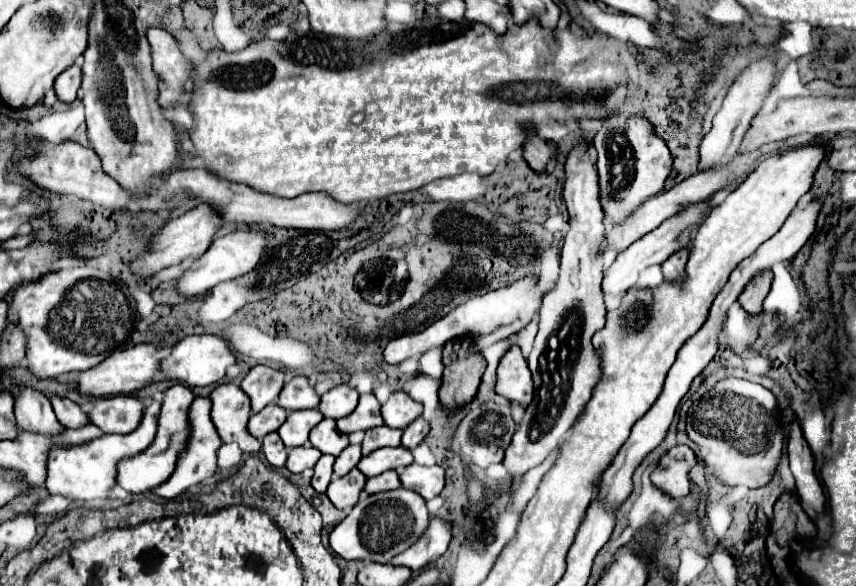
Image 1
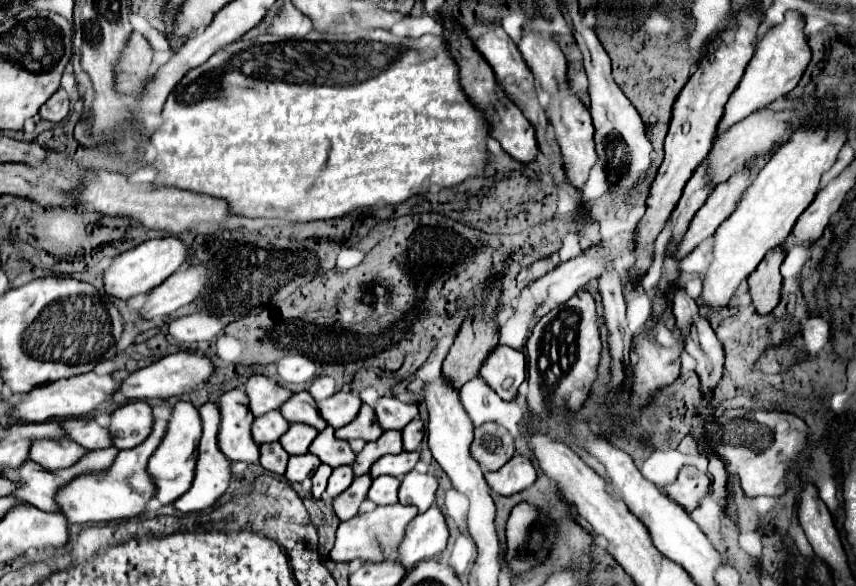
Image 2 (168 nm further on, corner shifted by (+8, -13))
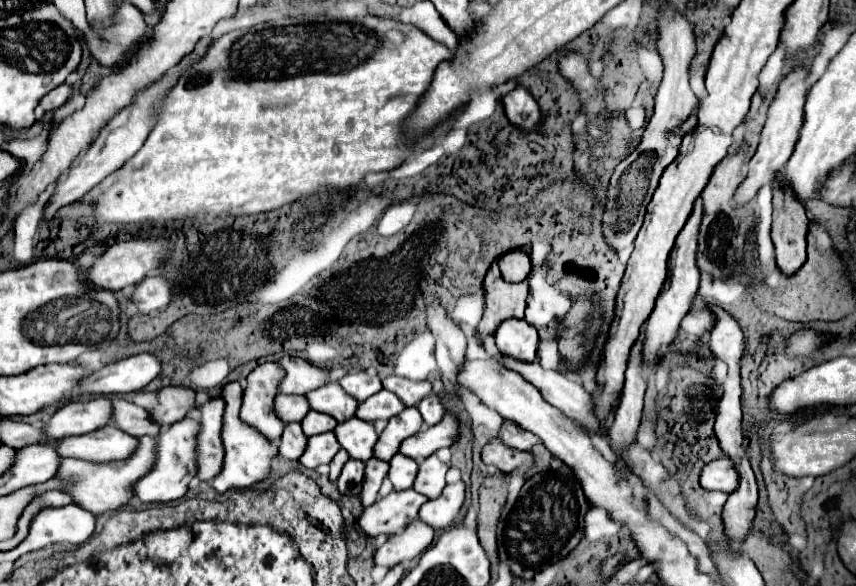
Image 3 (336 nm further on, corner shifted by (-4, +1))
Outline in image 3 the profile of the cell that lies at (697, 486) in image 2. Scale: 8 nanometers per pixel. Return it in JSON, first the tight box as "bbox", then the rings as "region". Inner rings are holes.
{"bbox":[699,456,737,494],"region":[[[723,456],[705,464],[699,476],[699,484],[705,490],[721,490],[727,494],[733,492],[737,488],[737,472],[733,462],[727,456]]]}

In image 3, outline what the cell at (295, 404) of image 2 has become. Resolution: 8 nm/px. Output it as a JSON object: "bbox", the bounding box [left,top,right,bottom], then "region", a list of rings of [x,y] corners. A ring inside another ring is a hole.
{"bbox":[305,382,359,422],"region":[[[329,382],[327,386],[321,386],[319,390],[311,390],[311,394],[305,394],[305,396],[313,410],[327,412],[337,422],[343,422],[355,416],[355,410],[359,406],[359,402],[349,394],[345,394],[337,382]]]}

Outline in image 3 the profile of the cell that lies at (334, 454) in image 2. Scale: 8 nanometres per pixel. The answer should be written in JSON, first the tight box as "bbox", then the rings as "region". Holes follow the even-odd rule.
{"bbox":[335,418,377,460],"region":[[[349,418],[347,422],[339,422],[335,426],[337,442],[347,450],[347,454],[355,460],[369,460],[373,456],[373,446],[377,442],[377,434],[373,430],[371,422]]]}

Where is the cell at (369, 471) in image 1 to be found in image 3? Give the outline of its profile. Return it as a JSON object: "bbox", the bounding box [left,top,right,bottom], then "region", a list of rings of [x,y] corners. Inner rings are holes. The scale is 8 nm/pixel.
{"bbox":[399,414,457,462],"region":[[[445,414],[443,420],[437,426],[427,426],[423,428],[425,432],[417,432],[415,436],[407,438],[401,442],[399,452],[403,456],[413,458],[415,462],[425,460],[431,456],[435,450],[443,446],[451,446],[457,440],[457,420],[451,414]]]}

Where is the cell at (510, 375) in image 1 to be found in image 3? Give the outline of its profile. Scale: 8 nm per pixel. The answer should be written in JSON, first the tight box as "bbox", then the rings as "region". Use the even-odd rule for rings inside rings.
{"bbox":[495,320,537,362],"region":[[[505,320],[495,330],[495,344],[503,356],[521,360],[521,362],[533,362],[537,354],[537,330],[527,324],[525,320]]]}

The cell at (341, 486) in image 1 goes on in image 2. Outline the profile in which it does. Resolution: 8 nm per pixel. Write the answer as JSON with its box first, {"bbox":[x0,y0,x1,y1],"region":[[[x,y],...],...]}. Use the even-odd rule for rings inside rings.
{"bbox":[333,474,373,520],"region":[[[369,474],[357,476],[353,480],[351,488],[347,488],[347,492],[339,494],[333,500],[333,508],[335,508],[335,514],[339,516],[339,520],[349,520],[359,512],[359,506],[367,498],[367,490],[369,490],[371,482],[373,482],[373,478]]]}

